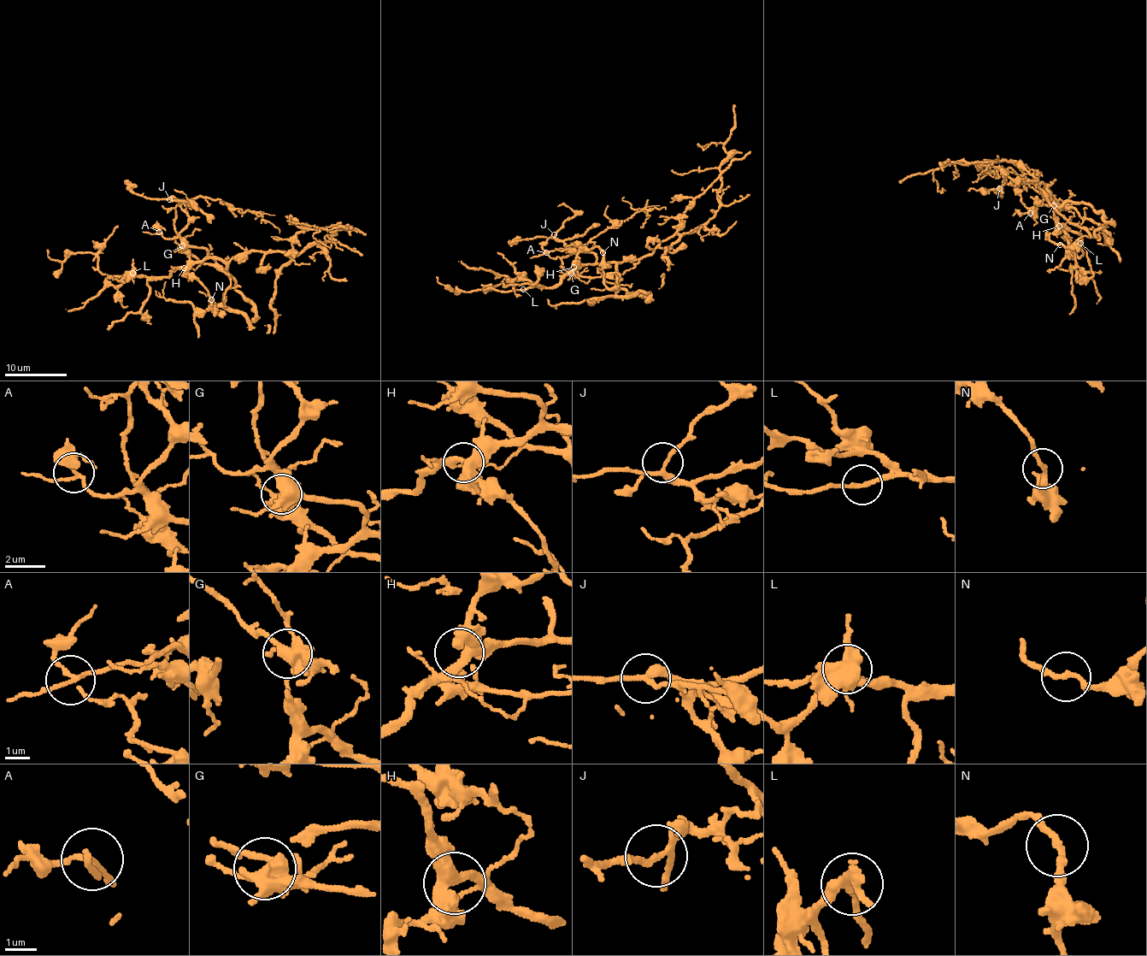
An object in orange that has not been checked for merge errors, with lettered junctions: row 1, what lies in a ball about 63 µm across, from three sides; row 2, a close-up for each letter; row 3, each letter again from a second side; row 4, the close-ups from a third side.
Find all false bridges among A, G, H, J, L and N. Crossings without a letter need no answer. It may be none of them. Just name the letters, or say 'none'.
none

